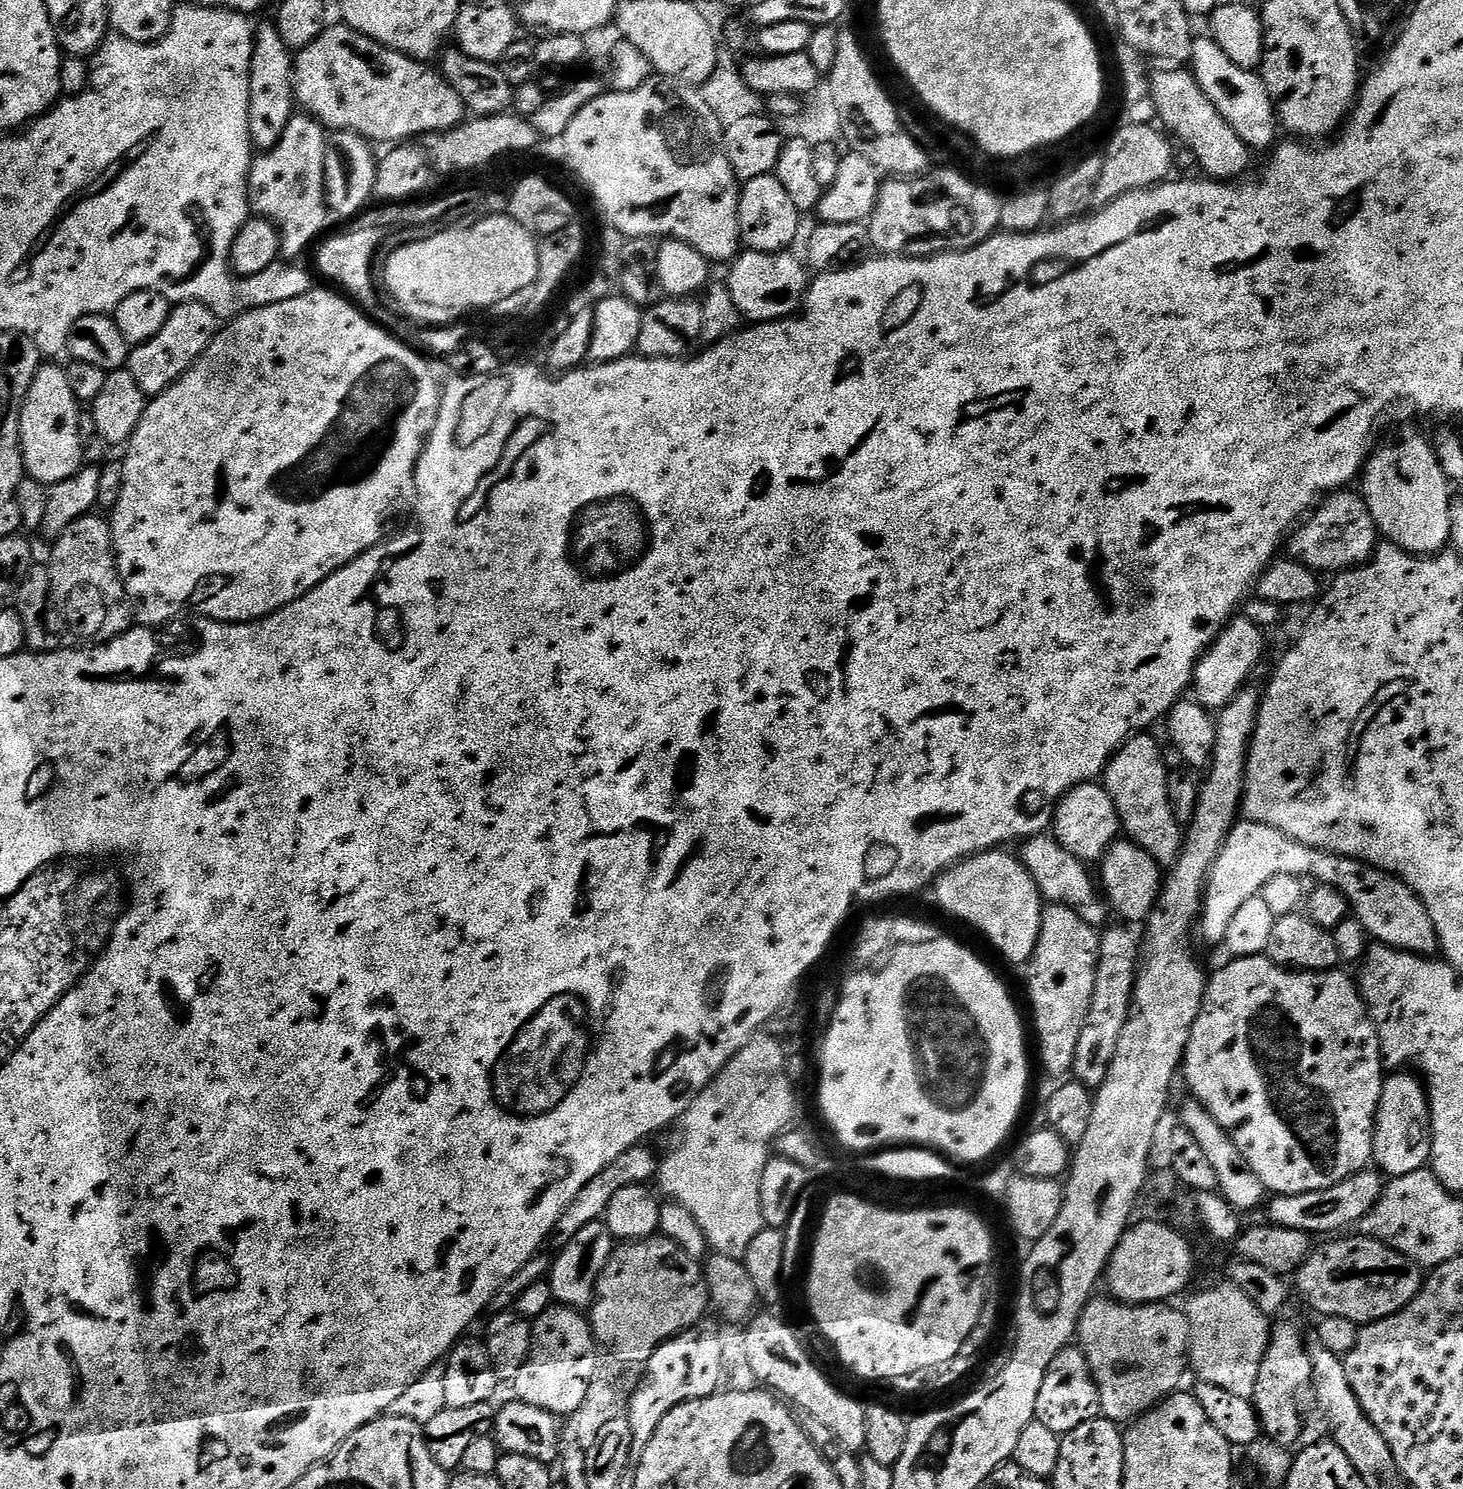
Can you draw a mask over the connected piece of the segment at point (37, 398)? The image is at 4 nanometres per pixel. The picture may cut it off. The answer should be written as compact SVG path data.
M56 362L45 363L28 387L24 407L20 409L20 451L24 453L24 471L31 479L51 486L79 472L84 460L80 434L81 405L68 381L67 371Z

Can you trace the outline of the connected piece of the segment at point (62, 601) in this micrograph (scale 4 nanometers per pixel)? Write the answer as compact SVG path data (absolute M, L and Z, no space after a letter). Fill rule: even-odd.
M89 514L78 518L72 525L55 537L52 548L52 564L47 565L52 579L52 602L57 617L64 619L64 624L85 645L107 644L109 640L122 635L134 624L134 613L128 599L128 592L124 588L124 581L120 579L120 569L116 566L116 554L112 542L112 529L109 521L97 514Z

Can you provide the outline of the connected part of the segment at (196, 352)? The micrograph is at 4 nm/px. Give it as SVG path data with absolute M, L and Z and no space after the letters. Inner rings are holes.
M177 304L173 307L170 318L166 318L166 326L162 326L162 330L154 334L154 338L135 345L129 351L126 370L132 375L134 382L138 382L138 390L142 390L146 398L160 396L185 372L190 371L200 355L208 349L217 331L218 317L205 304Z

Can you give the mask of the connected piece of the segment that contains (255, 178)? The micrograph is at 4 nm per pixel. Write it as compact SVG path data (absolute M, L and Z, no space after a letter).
M311 114L292 115L278 144L261 151L248 172L251 211L276 228L280 235L280 254L284 258L300 256L308 247L311 249L317 243L316 235L330 219L328 202L324 199L326 131L323 127L325 125Z

